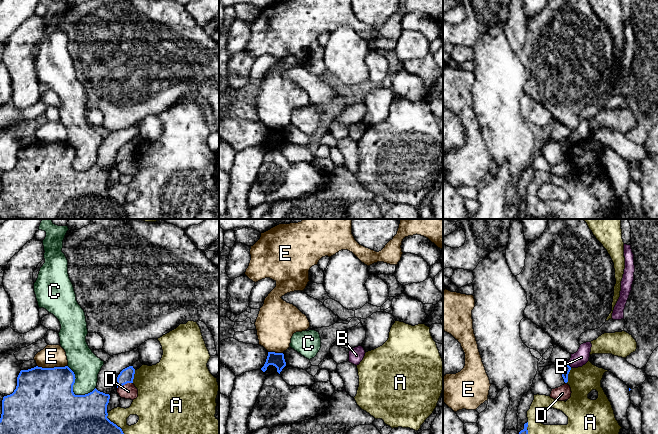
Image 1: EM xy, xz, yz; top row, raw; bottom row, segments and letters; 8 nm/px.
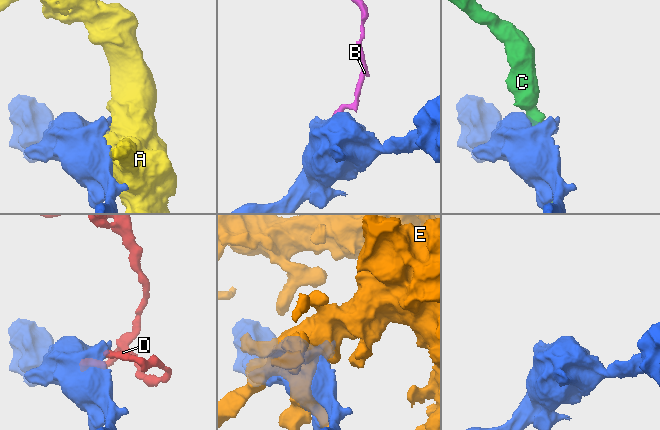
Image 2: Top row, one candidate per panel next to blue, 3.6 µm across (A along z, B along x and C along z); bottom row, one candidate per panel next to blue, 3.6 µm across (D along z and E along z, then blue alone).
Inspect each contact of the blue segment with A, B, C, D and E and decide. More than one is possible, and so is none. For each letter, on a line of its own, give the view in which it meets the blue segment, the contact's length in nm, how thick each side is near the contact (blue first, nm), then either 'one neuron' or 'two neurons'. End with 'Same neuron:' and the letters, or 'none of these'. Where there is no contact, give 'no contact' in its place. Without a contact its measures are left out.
A: yz | 130 nm | 70/220 nm | two neurons
B: yz | 50 nm | 70/120 nm | two neurons
C: xy | 300 nm | 500/220 nm | two neurons
D: xy | 140 nm | 110/130 nm | two neurons
E: xy | 240 nm | 480/180 nm | two neurons
Same neuron: none of these

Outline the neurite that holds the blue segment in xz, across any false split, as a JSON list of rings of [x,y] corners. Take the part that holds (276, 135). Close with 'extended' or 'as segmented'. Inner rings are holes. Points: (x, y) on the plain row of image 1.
[[[268,128],[268,132],[264,142],[261,144],[263,148],[267,146],[269,141],[273,141],[277,144],[277,148],[280,150],[282,145],[286,142],[283,129]]]; as segmented

